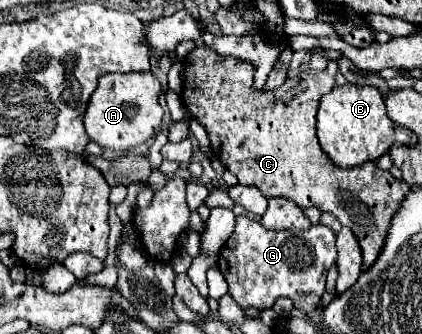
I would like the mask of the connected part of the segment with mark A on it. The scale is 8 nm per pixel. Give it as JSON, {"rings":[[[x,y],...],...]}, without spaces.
{"rings":[[[152,72],[102,74],[84,114],[86,134],[102,148],[112,150],[128,150],[146,142],[150,136],[156,136],[162,126],[164,110],[158,102],[160,92],[162,84]]]}

